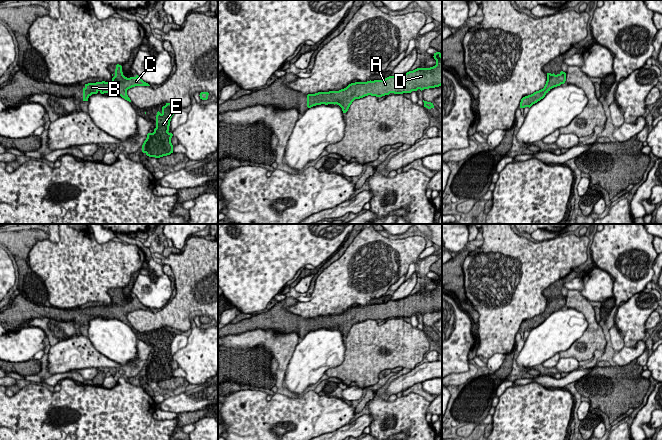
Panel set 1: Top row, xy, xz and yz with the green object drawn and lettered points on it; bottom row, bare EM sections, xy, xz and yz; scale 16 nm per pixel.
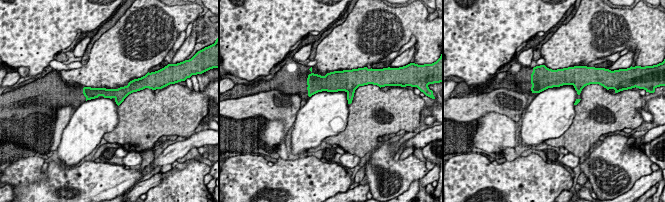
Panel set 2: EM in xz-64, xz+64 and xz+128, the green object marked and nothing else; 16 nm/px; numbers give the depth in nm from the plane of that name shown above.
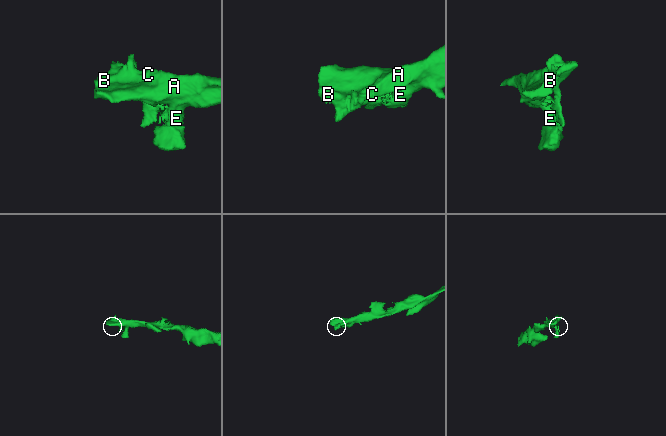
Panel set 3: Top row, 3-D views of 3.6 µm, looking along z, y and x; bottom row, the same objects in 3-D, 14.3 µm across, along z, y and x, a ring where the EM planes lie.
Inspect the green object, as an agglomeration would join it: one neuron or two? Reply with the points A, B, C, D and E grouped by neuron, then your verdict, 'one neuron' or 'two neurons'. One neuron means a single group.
A B C D E; one neuron

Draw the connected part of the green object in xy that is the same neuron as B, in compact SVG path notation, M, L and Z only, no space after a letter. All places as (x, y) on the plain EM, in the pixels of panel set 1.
M117 288L115 293L115 298L110 306L96 306L85 308L83 312L83 325L88 325L88 322L92 318L97 318L100 316L104 317L113 317L119 319L125 324L131 326L130 322L127 319L127 314L135 310L150 310L148 307L144 306L138 299L135 301L127 302L123 299L122 290Z

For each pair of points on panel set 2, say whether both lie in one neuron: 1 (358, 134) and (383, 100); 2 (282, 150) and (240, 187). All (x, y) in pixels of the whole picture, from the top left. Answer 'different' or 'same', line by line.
1: same
2: different

